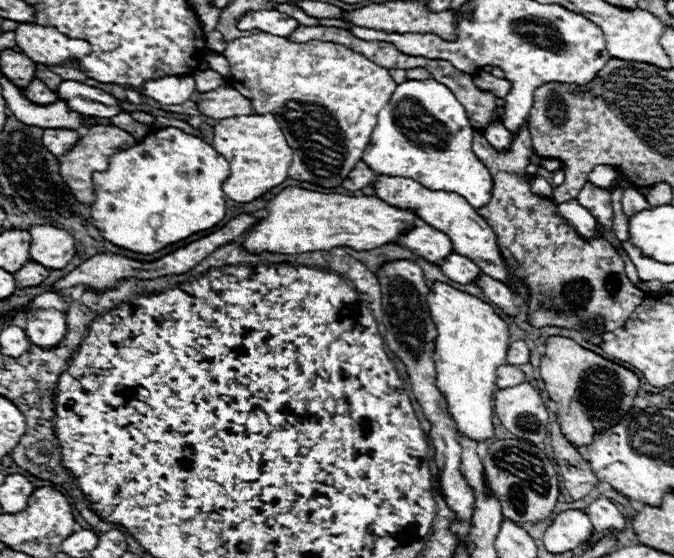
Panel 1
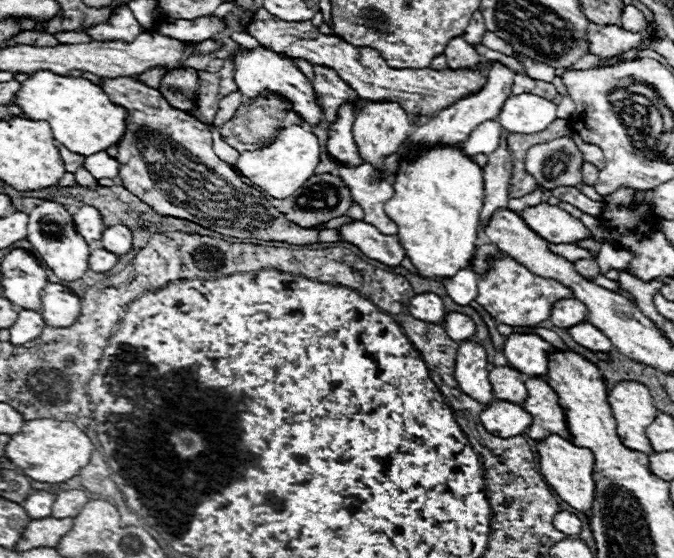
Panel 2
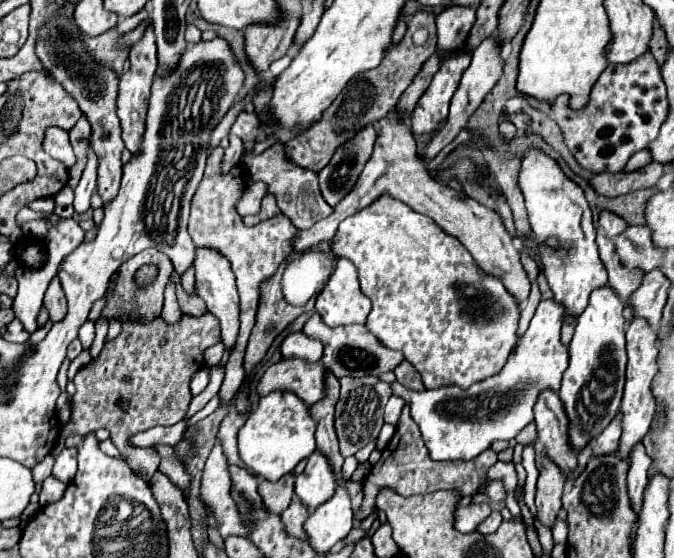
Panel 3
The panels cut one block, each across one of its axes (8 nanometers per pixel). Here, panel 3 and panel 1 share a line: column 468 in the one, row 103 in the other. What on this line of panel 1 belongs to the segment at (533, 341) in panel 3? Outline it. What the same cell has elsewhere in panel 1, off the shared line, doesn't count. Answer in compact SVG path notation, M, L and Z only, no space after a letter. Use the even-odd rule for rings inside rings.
M432 78L430 80L406 80L396 86L388 104L380 110L378 124L372 130L372 136L370 136L368 146L364 148L362 160L368 162L374 174L414 178L428 190L456 192L462 198L466 198L470 206L480 208L480 206L486 206L492 196L492 176L472 152L472 132L474 128L470 126L462 104L454 98L454 94L444 84Z

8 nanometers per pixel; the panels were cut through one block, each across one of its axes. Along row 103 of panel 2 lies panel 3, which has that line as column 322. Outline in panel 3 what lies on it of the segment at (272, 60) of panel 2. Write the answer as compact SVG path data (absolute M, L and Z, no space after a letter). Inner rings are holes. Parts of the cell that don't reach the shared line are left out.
M336 258L336 270L316 296L316 312L328 326L364 324L370 314L370 300L362 294L352 262Z

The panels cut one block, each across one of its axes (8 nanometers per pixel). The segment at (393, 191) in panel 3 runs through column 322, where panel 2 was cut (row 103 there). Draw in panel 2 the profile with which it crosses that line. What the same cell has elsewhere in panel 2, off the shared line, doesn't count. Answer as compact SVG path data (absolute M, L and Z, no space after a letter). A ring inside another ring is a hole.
M232 92L232 94L228 94L226 98L222 98L222 100L220 100L220 106L218 106L218 112L216 112L216 116L214 116L214 124L220 126L220 124L228 122L228 120L234 116L234 112L236 112L236 108L238 108L240 104L242 104L242 94L240 94L240 92Z

